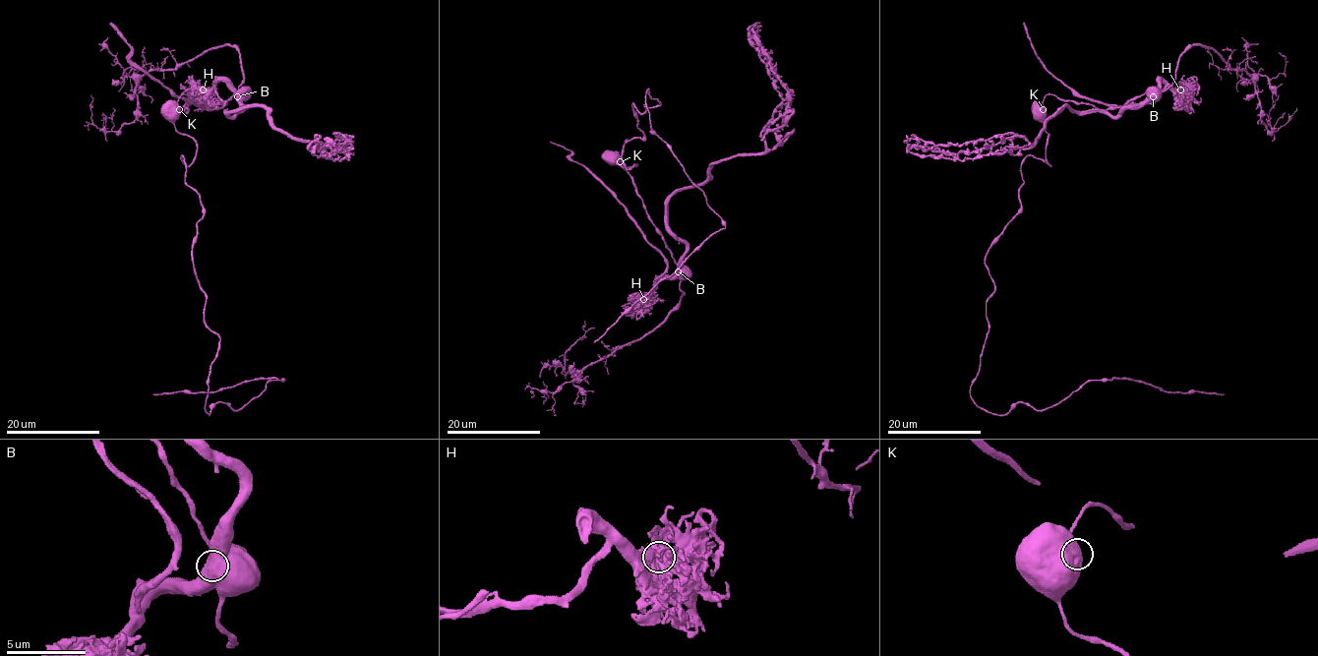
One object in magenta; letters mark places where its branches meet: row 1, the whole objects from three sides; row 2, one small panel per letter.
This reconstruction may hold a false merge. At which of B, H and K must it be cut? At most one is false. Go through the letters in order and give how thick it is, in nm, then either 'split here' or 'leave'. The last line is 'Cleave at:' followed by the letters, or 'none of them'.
B: 1150 nm | split here
H: 1150 nm | leave
K: 1150 nm | leave
Cleave at: B

